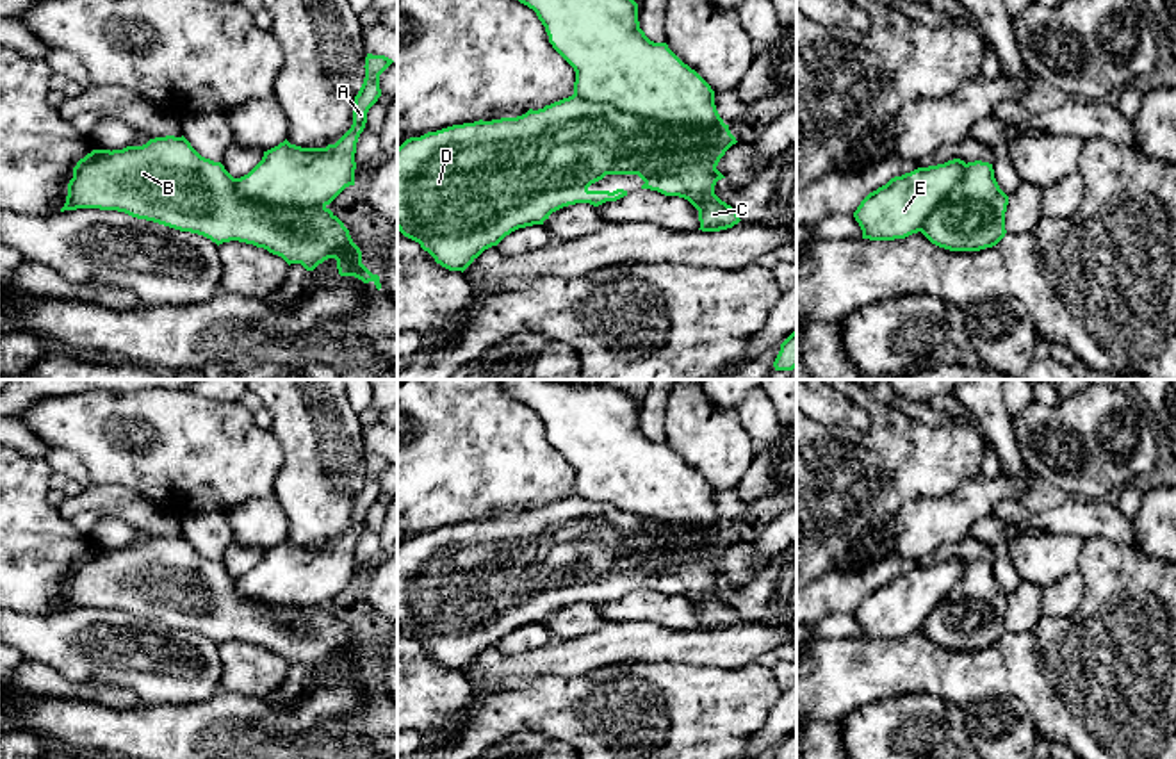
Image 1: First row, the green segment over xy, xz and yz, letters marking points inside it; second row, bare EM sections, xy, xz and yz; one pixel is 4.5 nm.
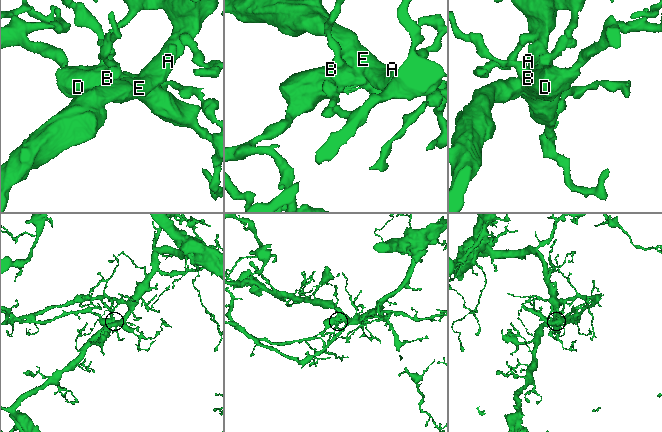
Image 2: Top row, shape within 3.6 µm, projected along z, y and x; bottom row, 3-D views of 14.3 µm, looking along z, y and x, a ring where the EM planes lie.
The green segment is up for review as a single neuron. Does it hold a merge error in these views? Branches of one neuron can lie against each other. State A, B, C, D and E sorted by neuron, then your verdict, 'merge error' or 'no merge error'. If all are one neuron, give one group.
A B C D E; no merge error

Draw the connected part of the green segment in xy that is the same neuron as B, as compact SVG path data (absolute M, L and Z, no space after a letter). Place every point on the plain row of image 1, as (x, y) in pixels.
M367 453L365 477L355 495L353 524L326 547L301 547L287 538L264 551L262 559L244 575L233 577L221 561L201 556L182 535L150 538L143 545L123 549L93 549L73 567L66 602L61 608L118 609L137 618L153 620L180 631L203 634L217 645L239 640L282 656L289 665L301 663L314 670L328 657L337 659L340 675L372 681L381 688L380 675L362 663L362 650L349 629L328 604L349 584L355 584L355 552L367 522L369 508L381 495L380 474L394 460Z

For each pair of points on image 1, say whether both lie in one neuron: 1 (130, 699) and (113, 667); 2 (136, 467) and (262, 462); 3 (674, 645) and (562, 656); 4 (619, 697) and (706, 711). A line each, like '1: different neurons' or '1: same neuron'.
1: different neurons
2: same neuron
3: same neuron
4: same neuron

